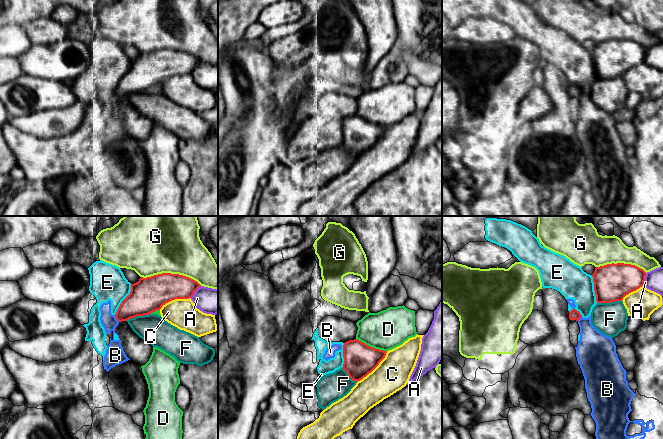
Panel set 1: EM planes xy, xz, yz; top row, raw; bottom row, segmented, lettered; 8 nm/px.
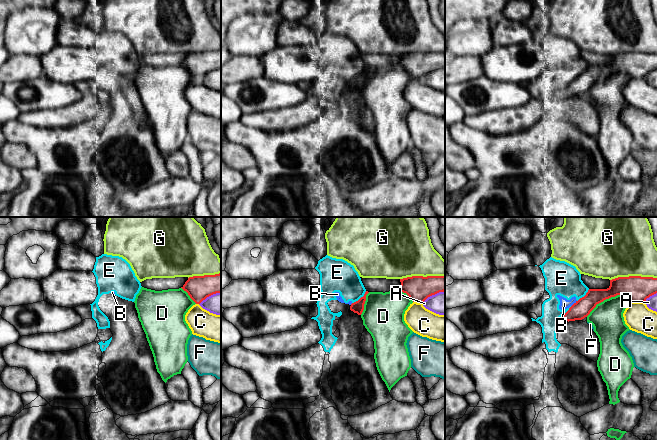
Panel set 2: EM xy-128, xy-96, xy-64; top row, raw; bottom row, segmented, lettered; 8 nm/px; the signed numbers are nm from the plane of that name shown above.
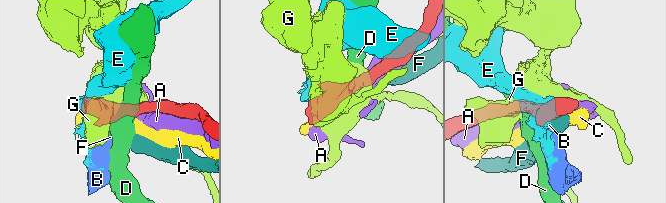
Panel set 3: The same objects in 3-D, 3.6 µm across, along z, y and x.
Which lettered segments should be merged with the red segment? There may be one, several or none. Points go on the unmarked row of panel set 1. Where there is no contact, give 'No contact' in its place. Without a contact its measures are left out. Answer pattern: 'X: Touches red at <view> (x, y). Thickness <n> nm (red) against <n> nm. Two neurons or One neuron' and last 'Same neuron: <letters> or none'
A: Touches red at xy (195, 66). Thickness 240 nm (red) against 200 nm. Two neurons
B: Touches red at xy (116, 94). Thickness 220 nm (red) against 120 nm. Two neurons
C: Touches red at xz (374, 144). Thickness 260 nm (red) against 280 nm. Two neurons
D: Touches red at xz (371, 123). Thickness 260 nm (red) against 320 nm. Two neurons
E: Touches red at xy (124, 75). Thickness 280 nm (red) against 280 nm. Two neurons
F: Touches red at yz (609, 78). Thickness 300 nm (red) against 260 nm. Two neurons
G: Touches red at xy (170, 49). Thickness 280 nm (red) against 420 nm. Two neurons
Same neuron: none

